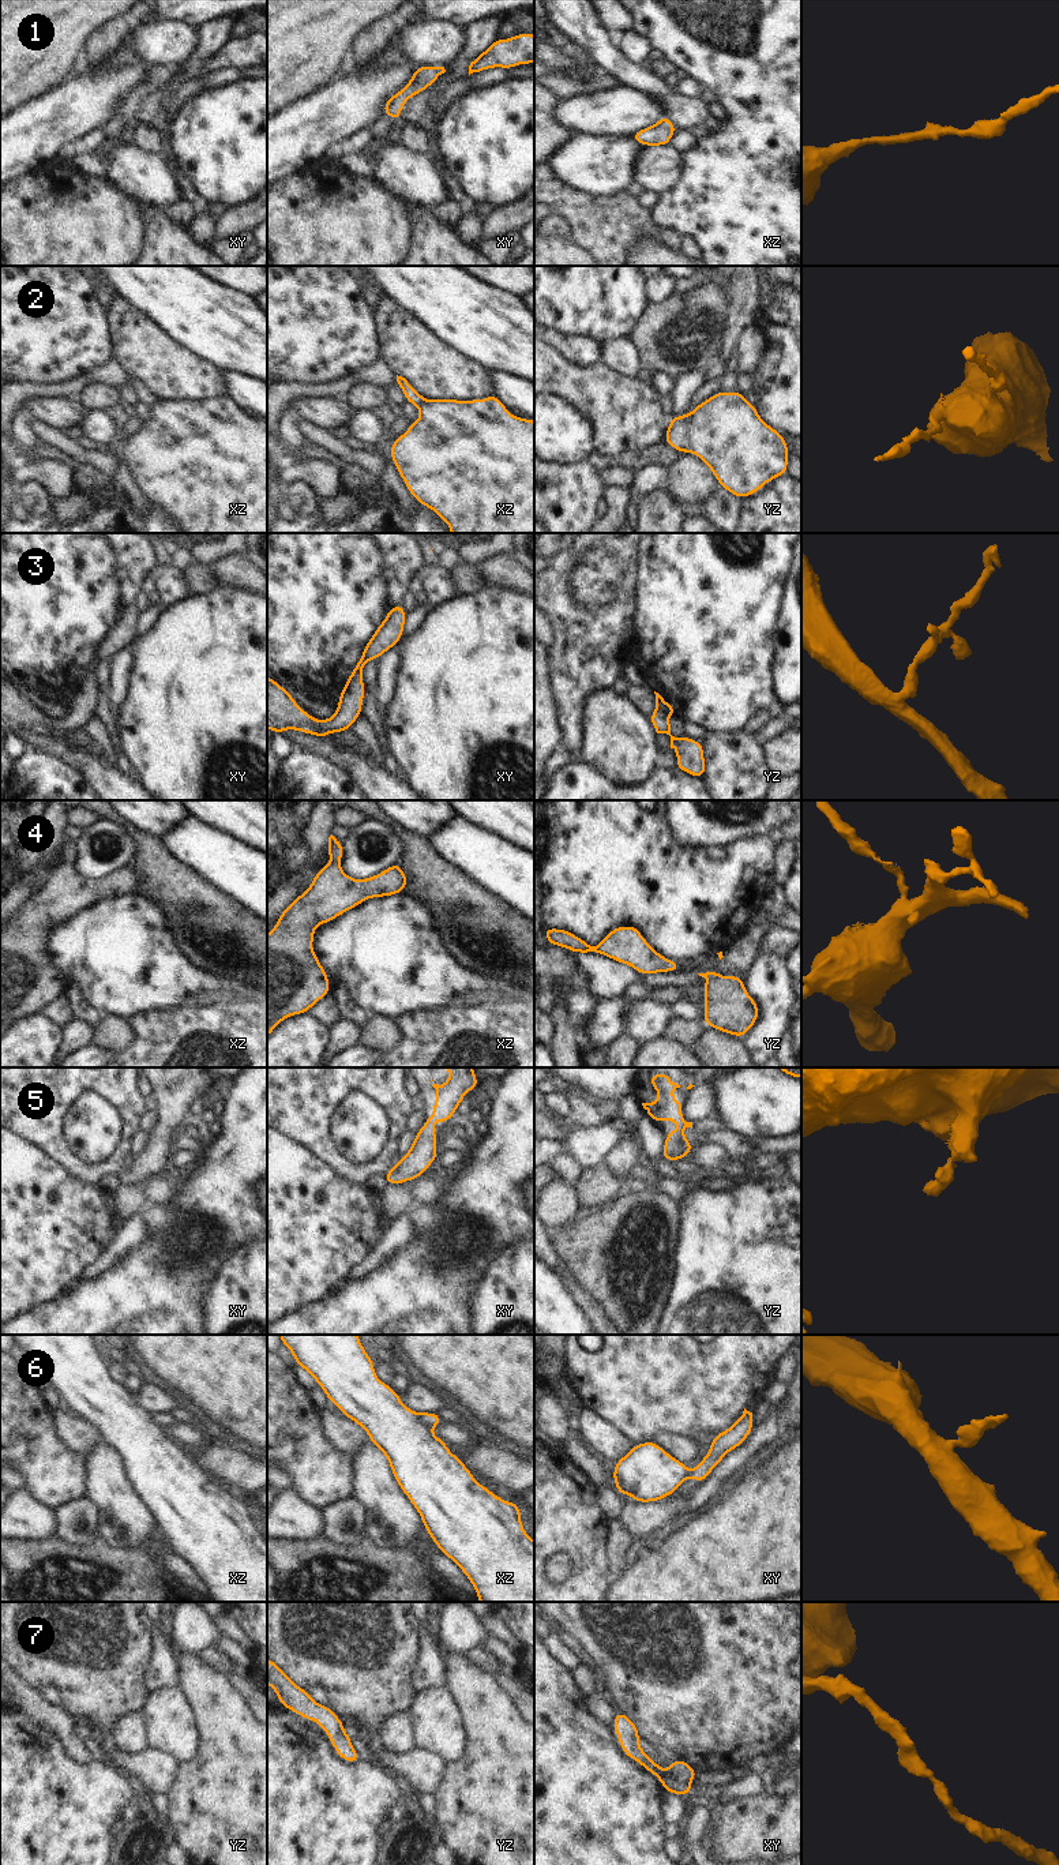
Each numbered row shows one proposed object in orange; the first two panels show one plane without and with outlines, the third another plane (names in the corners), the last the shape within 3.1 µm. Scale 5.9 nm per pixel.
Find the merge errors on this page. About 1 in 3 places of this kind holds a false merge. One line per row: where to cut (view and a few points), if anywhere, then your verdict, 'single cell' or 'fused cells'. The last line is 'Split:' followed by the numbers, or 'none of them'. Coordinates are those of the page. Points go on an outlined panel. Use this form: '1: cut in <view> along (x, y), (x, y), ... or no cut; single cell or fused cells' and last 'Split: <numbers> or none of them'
1: no cut; single cell
2: cut in xz along (424, 400), (417, 406); fused cells
3: no cut; single cell
4: no cut; single cell
5: no cut; single cell
6: cut in xz along (419, 1414), (419, 1419), (430, 1428); fused cells
7: no cut; single cell
Split: 2, 6

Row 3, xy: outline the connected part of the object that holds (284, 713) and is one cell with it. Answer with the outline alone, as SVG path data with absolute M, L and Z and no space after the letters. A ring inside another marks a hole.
M401 604L391 607L386 619L367 642L338 698L338 709L328 720L316 720L301 709L292 694L267 675L267 728L274 733L285 729L327 738L328 733L342 733L361 717L363 699L367 693L363 683L364 665L379 658L394 648L403 637L408 611Z

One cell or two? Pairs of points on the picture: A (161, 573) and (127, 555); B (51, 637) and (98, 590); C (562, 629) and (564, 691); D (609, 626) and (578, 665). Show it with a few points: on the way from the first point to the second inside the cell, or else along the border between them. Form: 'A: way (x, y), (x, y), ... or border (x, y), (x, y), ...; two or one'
A: border (161, 558), (146, 577); two
B: way (63, 625), (86, 601); one
C: way (564, 644), (564, 676); one
D: way (600, 635), (585, 656); one

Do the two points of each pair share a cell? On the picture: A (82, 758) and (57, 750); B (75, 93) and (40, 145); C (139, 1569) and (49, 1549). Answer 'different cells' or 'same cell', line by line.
A: different cells
B: same cell
C: same cell

